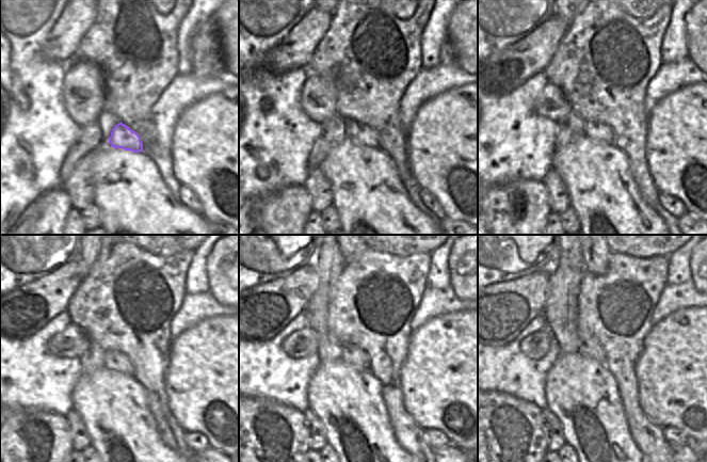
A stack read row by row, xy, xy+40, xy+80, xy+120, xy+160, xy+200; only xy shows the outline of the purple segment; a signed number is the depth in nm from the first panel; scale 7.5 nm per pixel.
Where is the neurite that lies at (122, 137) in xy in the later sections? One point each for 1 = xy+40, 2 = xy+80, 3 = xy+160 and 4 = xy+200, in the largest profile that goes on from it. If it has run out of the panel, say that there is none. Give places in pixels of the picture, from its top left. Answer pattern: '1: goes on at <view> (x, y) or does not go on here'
1: goes on at xy+40 (362, 134)
2: goes on at xy+80 (593, 129)
3: goes on at xy+160 (317, 309)
4: goes on at xy+200 (561, 311)

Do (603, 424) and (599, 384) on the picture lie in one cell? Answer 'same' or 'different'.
same

